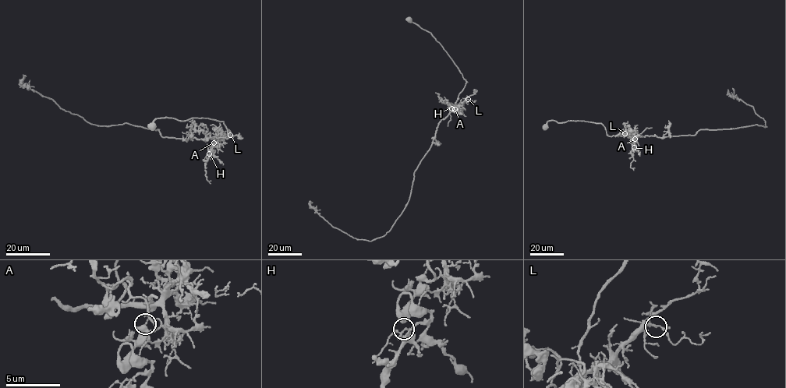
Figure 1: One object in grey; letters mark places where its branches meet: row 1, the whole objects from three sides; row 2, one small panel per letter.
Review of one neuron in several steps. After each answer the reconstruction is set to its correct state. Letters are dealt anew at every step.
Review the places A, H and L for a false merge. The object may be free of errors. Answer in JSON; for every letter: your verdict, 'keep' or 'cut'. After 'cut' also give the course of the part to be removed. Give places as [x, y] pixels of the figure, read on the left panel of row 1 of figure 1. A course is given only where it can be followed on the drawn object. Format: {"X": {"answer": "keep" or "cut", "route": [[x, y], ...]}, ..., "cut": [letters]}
{"A": {"answer": "cut", "route": [[214, 142], [213, 137], [207, 138], [200, 130], [192, 132], [187, 139]]}, "H": {"answer": "keep"}, "L": {"answer": "keep"}, "cut": ["A"]}

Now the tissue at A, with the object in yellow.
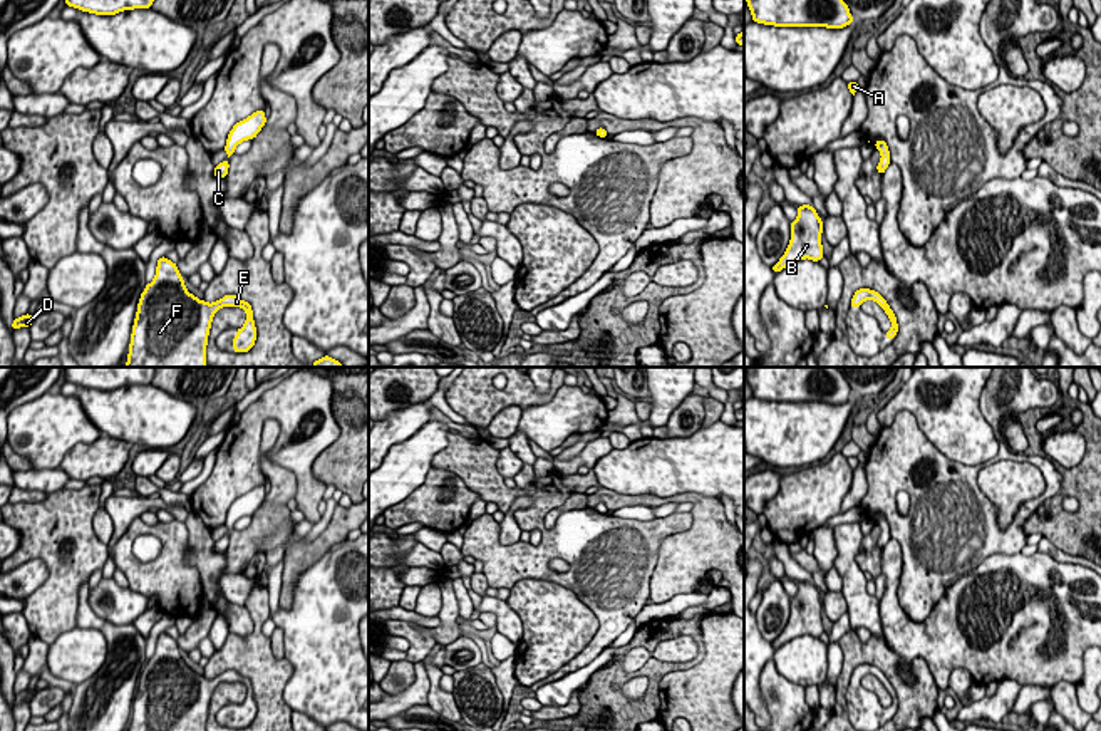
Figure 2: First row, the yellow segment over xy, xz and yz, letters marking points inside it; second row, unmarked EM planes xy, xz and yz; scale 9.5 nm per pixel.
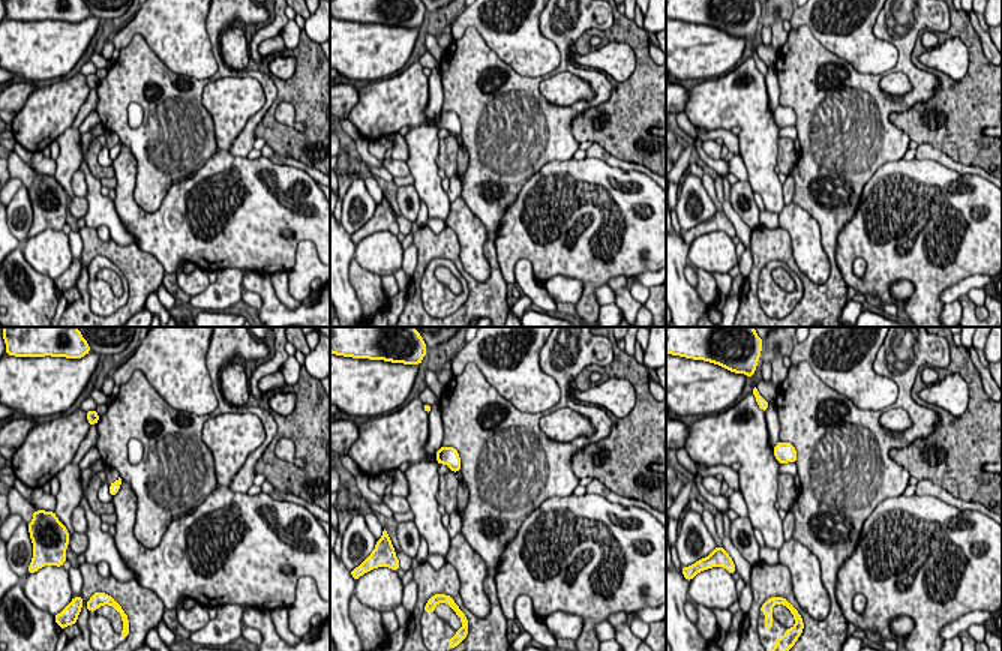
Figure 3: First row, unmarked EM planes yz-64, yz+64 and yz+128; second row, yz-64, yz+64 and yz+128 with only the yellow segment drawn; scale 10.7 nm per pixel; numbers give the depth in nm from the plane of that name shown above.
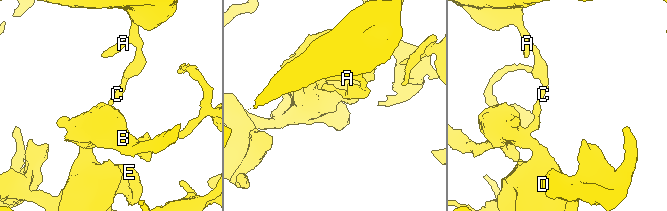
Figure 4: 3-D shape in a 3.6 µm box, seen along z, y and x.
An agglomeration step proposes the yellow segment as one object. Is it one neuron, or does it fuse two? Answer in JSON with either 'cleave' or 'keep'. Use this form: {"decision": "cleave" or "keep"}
{"decision": "cleave"}

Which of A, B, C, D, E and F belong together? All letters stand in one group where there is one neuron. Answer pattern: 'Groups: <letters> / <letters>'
Groups: A / B C D E F

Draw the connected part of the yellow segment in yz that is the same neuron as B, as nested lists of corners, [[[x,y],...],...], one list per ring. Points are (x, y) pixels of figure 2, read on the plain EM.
[[[809,580],[796,583],[798,594],[791,597],[791,617],[779,637],[771,642],[774,649],[781,647],[794,637],[804,634],[819,637],[824,632],[821,620],[823,595]]]

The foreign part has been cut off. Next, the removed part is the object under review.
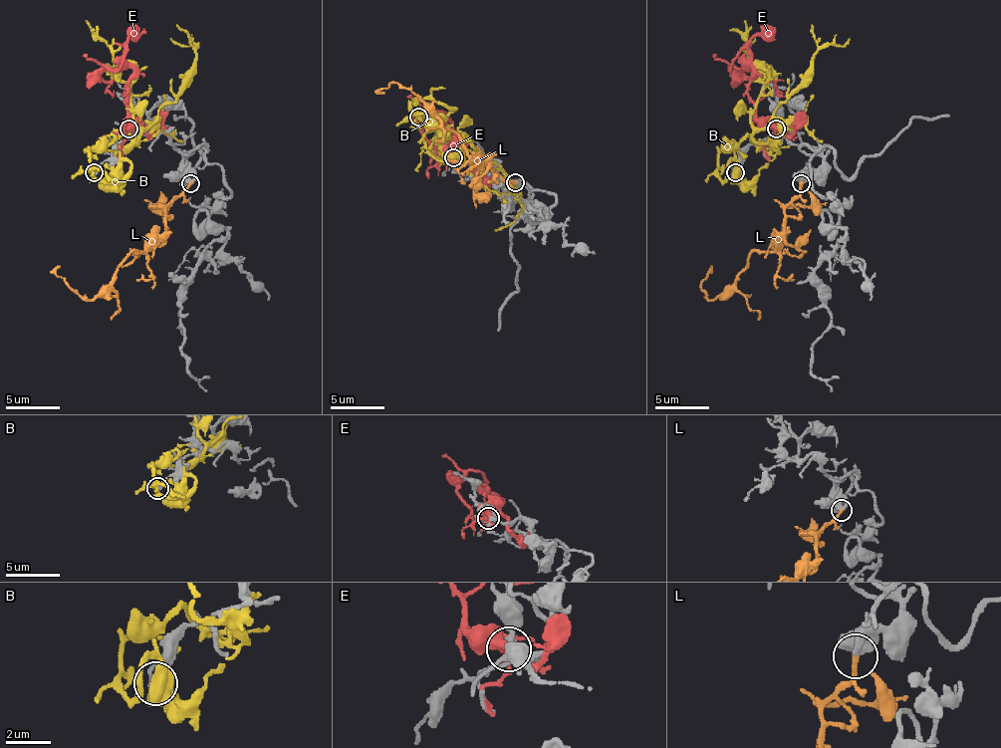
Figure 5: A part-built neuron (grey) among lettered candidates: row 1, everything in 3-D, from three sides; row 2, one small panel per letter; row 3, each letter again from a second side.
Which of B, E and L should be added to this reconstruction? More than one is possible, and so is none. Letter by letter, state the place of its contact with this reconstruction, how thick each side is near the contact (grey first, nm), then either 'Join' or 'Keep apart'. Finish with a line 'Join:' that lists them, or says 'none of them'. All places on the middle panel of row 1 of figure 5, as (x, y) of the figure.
B: Touches grey at (418, 117). Thickness 170 nm (grey) against 280 nm. Keep apart
E: Touches grey at (453, 157). Thickness 340 nm (grey) against 340 nm. Keep apart
L: Touches grey at (515, 182). Thickness 400 nm (grey) against 220 nm. Join
Join: L

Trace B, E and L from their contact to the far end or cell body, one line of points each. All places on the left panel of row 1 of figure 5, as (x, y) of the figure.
B: (93, 173), (130, 170), (87, 151), (109, 135), (123, 151), (195, 66), (170, 39)
E: (127, 127), (127, 96), (132, 71), (106, 69), (98, 77), (112, 82), (109, 90), (115, 96), (115, 90)
L: (189, 184), (165, 208), (165, 230), (143, 251), (132, 251), (115, 279), (90, 300), (55, 273), (60, 265)

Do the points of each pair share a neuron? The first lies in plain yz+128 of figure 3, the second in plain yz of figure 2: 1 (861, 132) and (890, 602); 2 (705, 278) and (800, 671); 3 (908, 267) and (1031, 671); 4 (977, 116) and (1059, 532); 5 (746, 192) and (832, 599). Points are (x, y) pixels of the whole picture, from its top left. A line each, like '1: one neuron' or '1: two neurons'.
1: two neurons
2: two neurons
3: one neuron
4: one neuron
5: one neuron

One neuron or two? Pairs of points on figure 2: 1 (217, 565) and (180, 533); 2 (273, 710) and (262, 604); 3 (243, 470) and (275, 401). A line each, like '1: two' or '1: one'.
1: two
2: one
3: one

